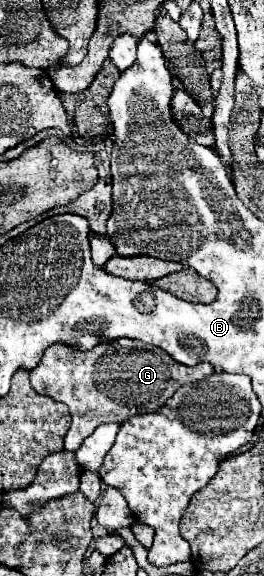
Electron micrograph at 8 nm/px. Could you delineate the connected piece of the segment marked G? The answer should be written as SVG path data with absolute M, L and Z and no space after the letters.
M118 338L86 352L52 344L40 364L30 372L30 380L38 394L60 400L70 408L72 428L66 432L64 450L78 450L82 440L90 436L96 426L106 422L122 424L128 418L158 412L180 386L204 380L212 372L214 368L208 362L188 368L178 364L162 348L132 338Z

